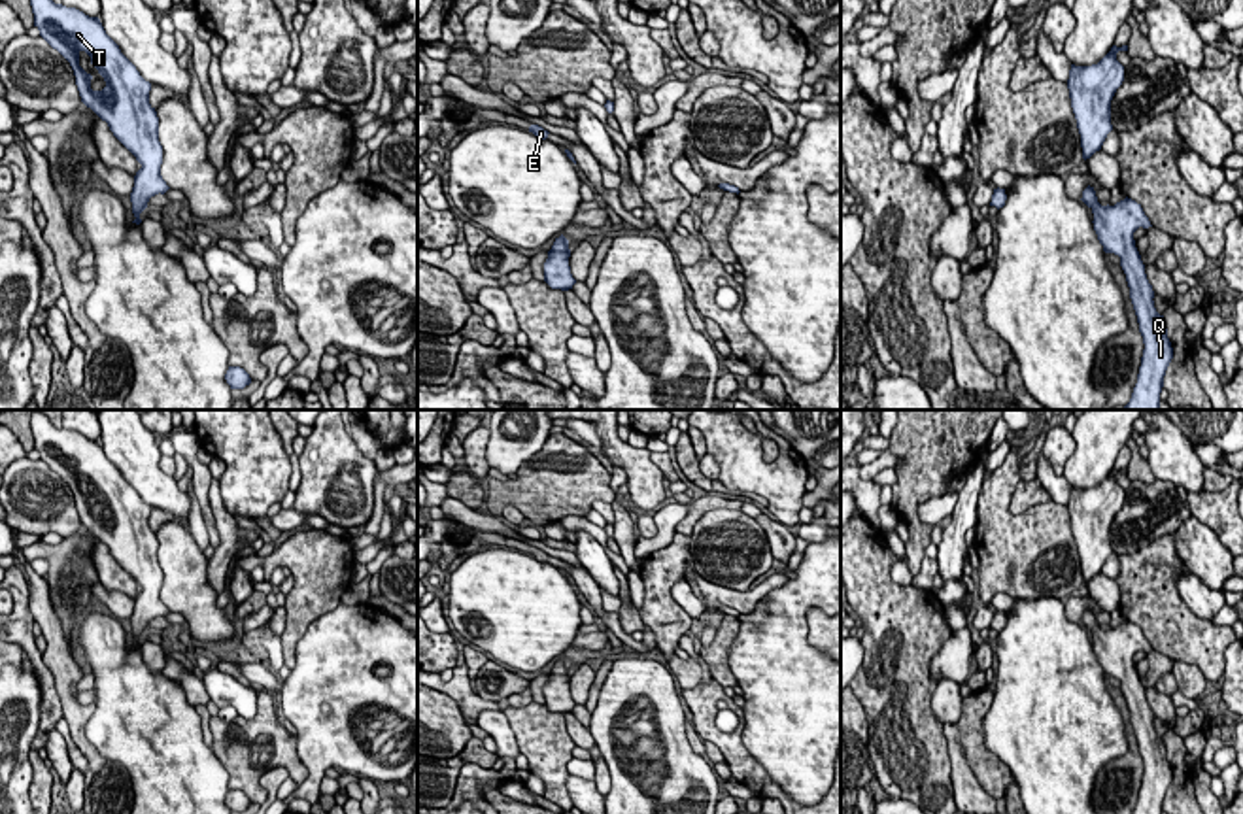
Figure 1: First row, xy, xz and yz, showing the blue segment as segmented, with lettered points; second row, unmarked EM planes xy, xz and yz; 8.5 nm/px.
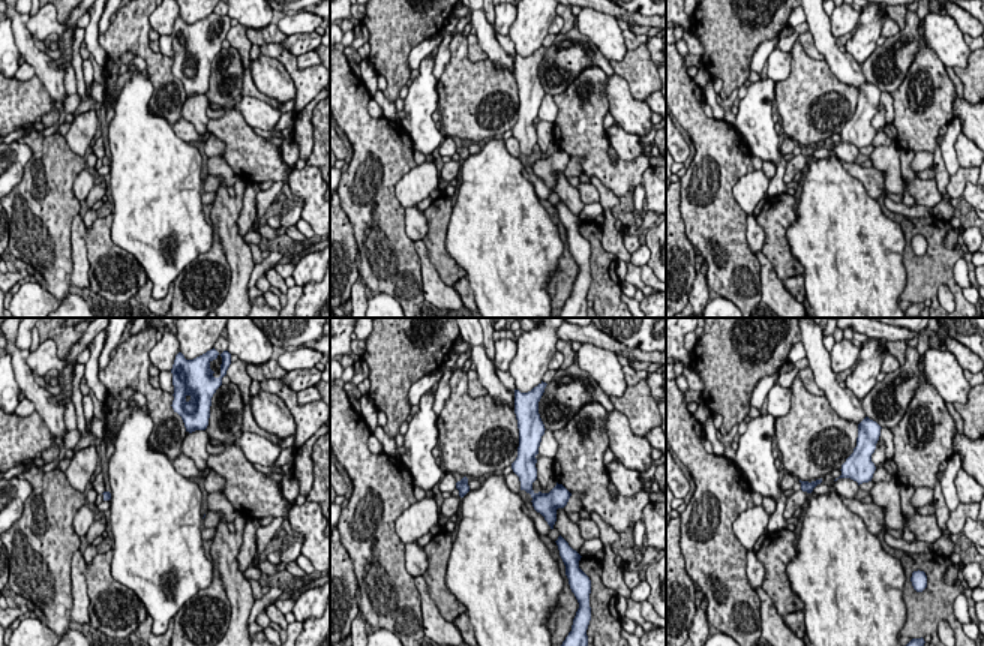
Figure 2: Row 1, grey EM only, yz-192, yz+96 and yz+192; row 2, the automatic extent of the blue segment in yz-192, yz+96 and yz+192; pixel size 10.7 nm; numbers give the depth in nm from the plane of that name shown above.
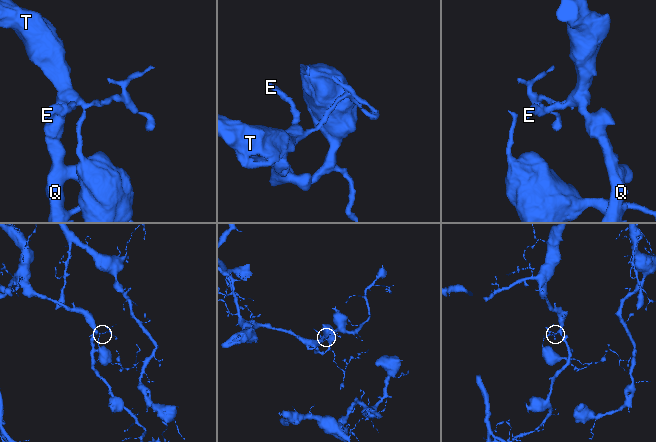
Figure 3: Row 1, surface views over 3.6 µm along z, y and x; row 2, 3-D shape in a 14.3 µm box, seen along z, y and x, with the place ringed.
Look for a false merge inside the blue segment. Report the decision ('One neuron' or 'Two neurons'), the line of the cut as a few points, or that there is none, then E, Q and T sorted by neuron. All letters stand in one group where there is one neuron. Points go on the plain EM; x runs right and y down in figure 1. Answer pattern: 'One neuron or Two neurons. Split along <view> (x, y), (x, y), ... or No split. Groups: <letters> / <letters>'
One neuron. No split. Groups: E Q T

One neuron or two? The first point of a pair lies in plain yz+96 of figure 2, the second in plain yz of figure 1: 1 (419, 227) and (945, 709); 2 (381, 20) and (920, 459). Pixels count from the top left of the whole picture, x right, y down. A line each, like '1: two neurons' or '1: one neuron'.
1: one neuron
2: one neuron

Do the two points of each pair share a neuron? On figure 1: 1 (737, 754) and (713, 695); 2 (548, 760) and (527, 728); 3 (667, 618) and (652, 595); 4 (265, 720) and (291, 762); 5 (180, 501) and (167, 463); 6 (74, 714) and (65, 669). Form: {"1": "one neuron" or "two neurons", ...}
{"1": "one neuron", "2": "one neuron", "3": "one neuron", "4": "one neuron", "5": "two neurons", "6": "one neuron"}

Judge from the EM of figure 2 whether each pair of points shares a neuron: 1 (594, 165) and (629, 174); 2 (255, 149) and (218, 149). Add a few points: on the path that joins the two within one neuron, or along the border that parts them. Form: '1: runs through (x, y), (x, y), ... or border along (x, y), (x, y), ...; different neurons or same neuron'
1: runs through (603, 168), (611, 174), (620, 174); same neuron
2: border along (212, 134), (224, 143), (224, 155); different neurons

